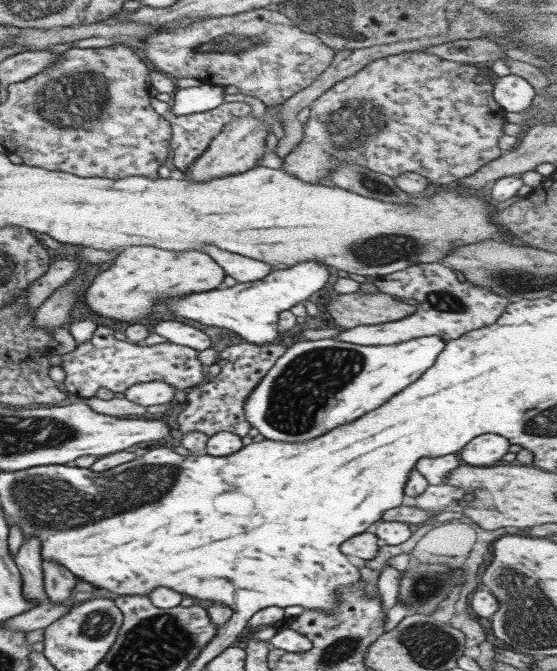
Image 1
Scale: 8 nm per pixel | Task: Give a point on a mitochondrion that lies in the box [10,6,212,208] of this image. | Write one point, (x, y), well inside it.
(69, 104)

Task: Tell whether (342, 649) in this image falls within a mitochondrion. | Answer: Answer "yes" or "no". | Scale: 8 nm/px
yes

